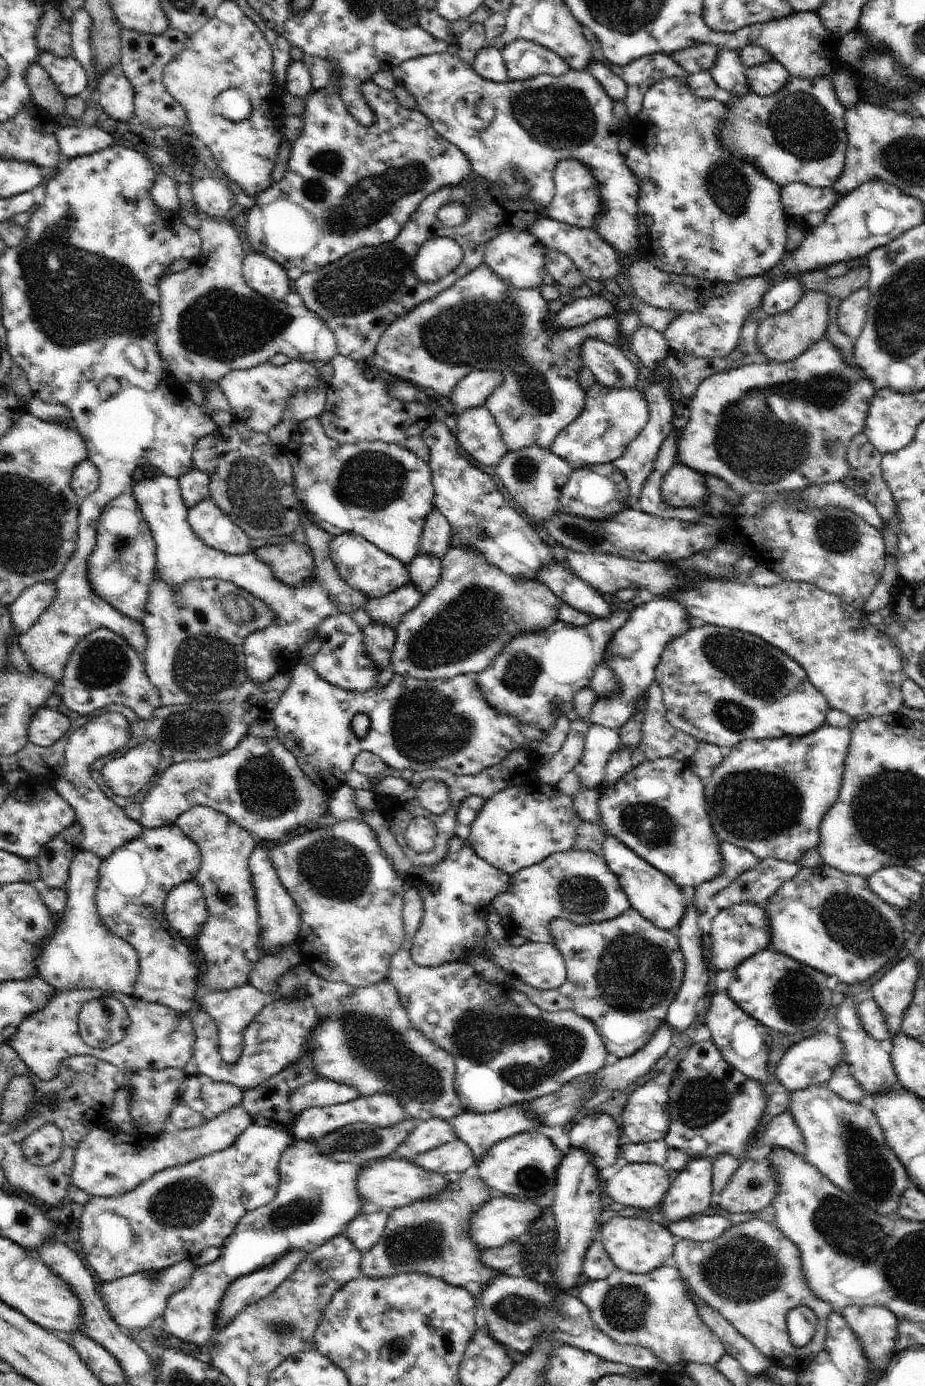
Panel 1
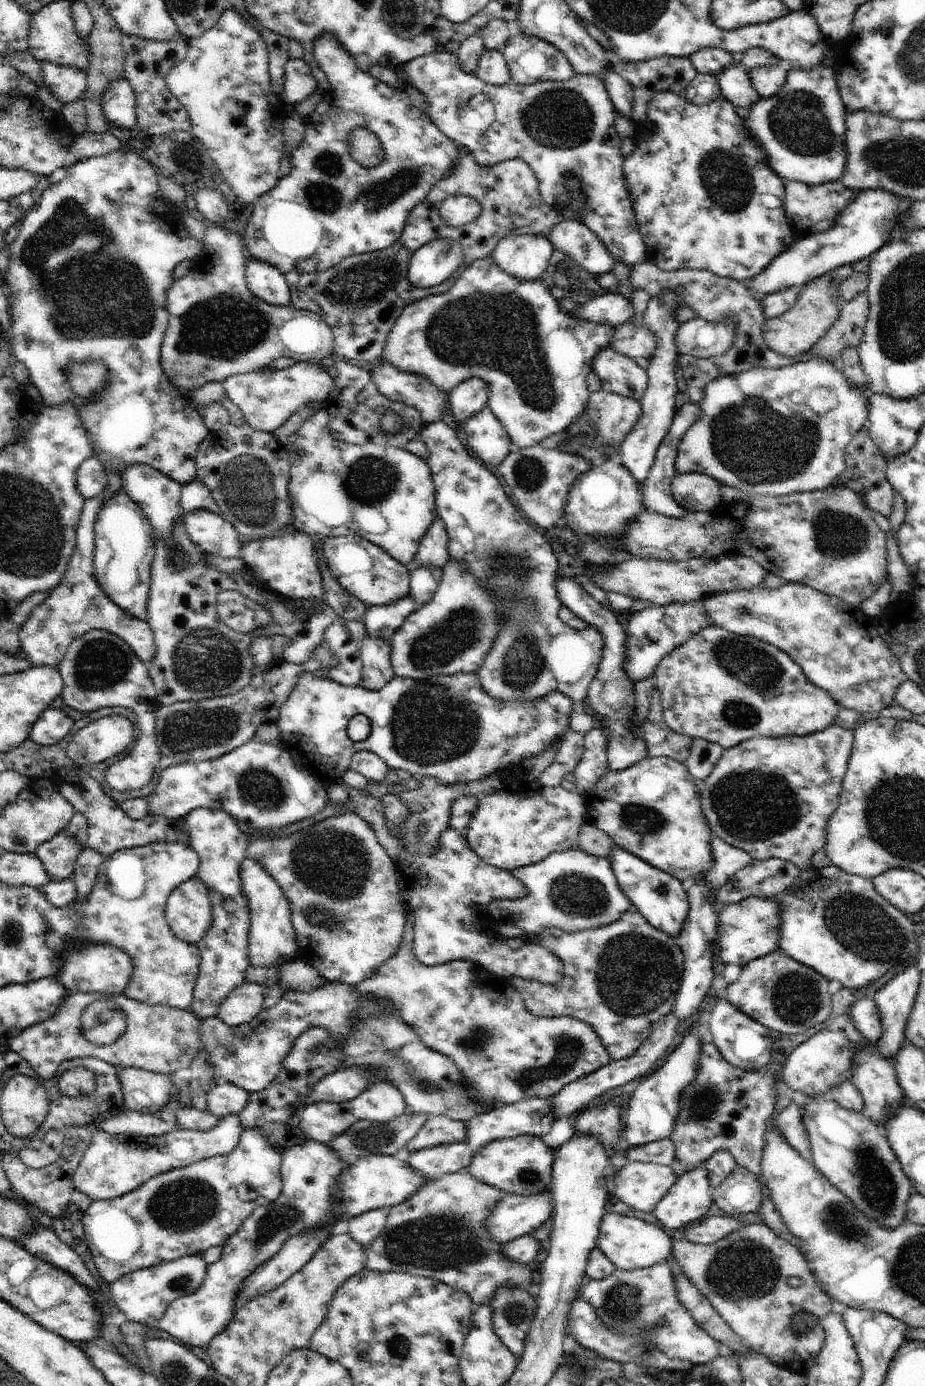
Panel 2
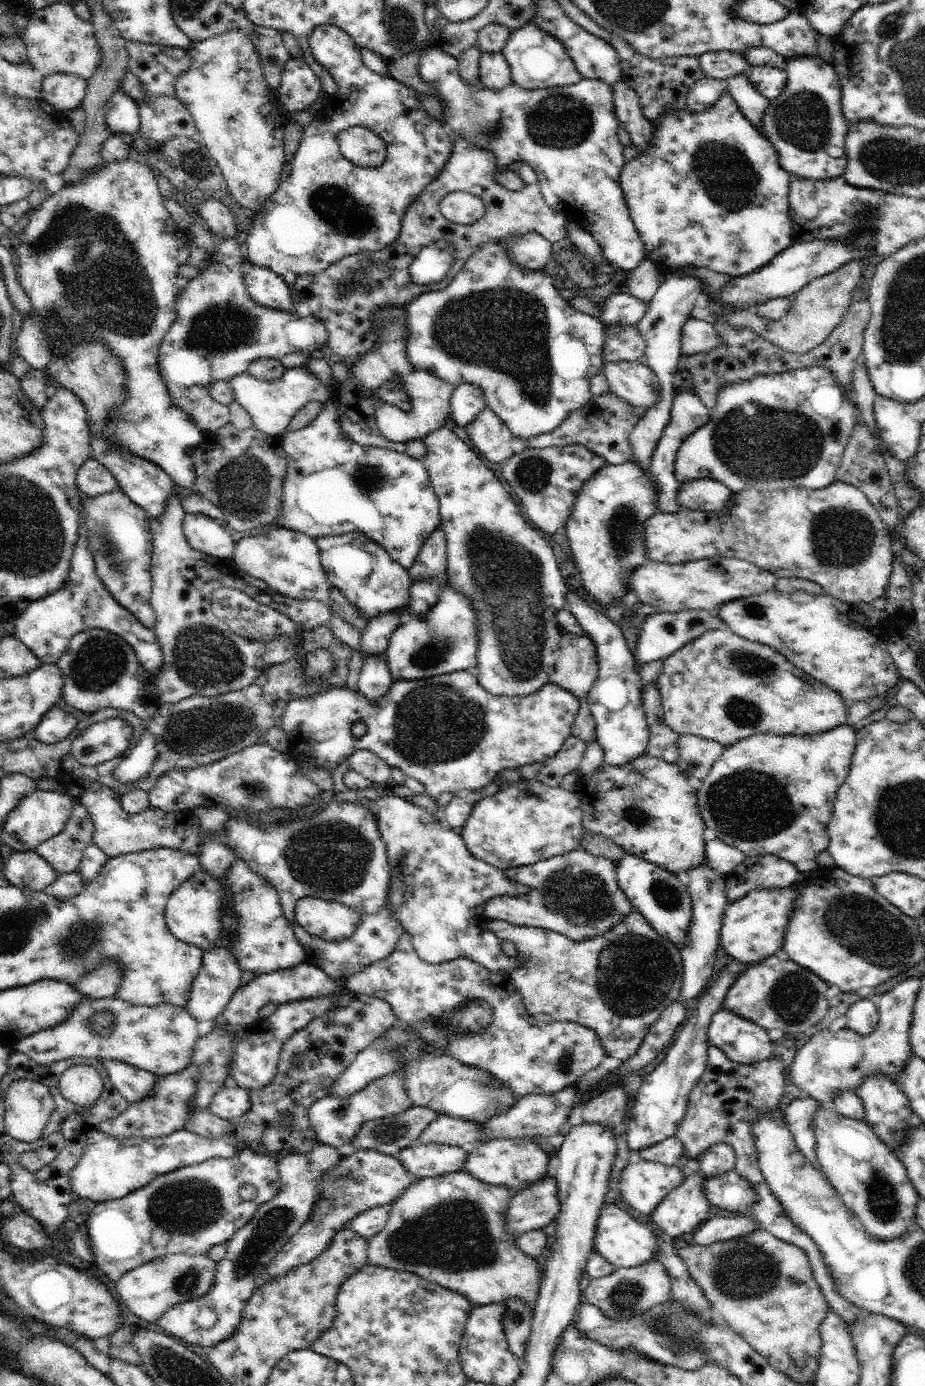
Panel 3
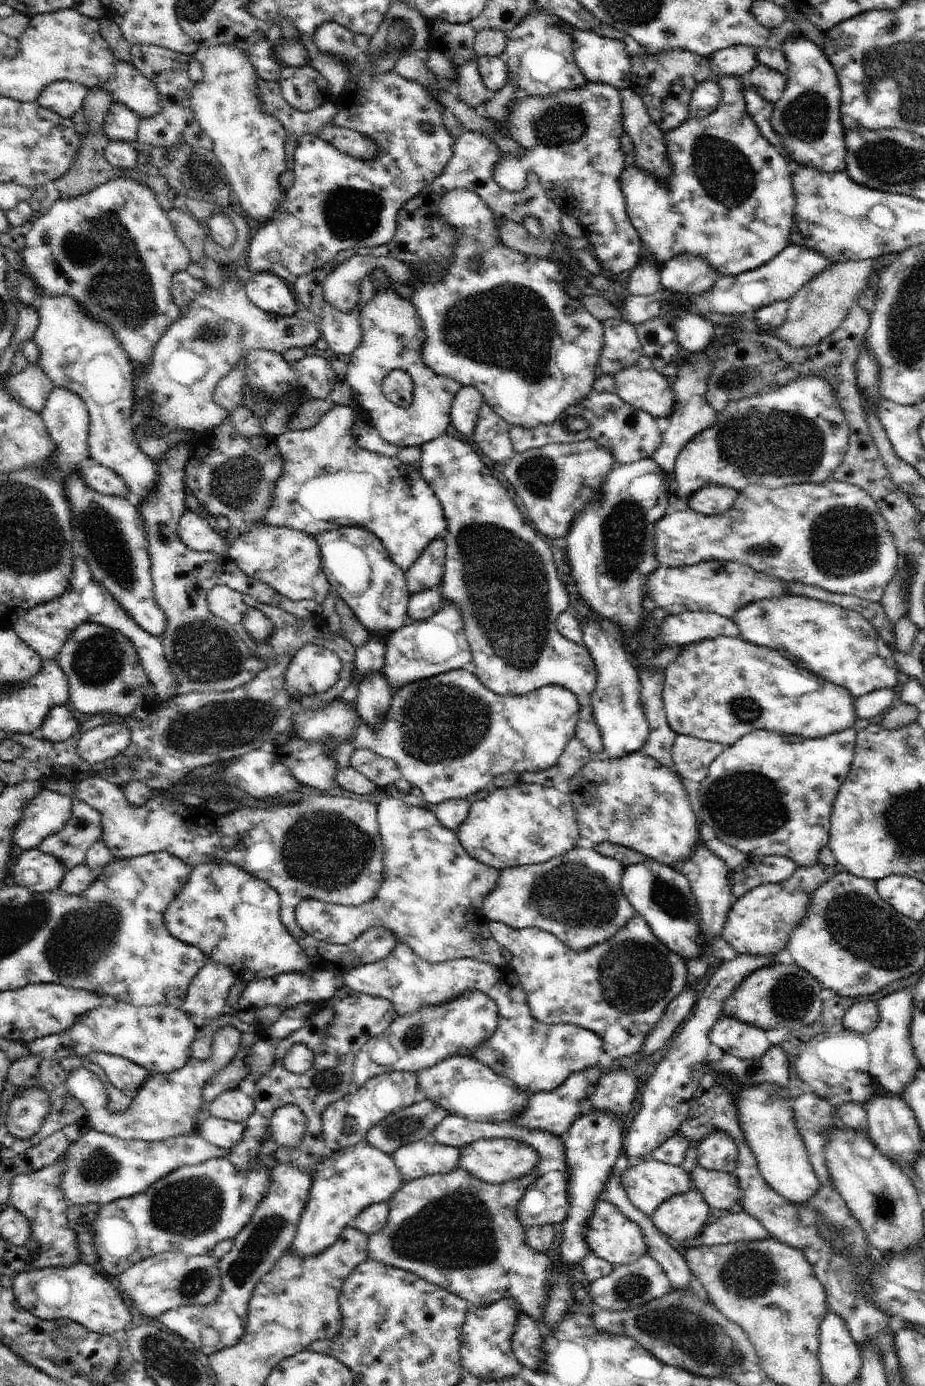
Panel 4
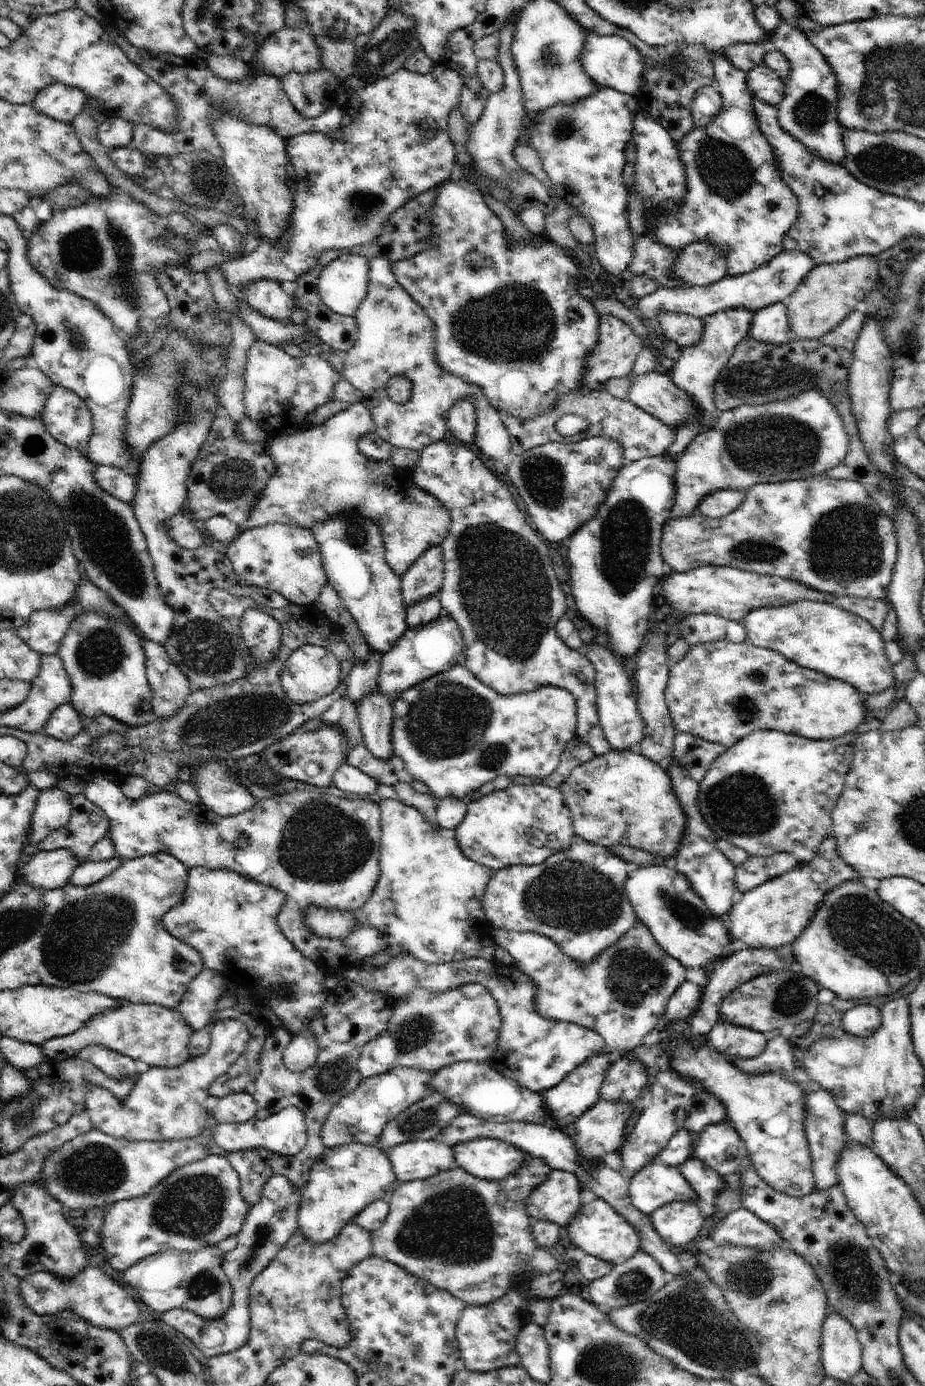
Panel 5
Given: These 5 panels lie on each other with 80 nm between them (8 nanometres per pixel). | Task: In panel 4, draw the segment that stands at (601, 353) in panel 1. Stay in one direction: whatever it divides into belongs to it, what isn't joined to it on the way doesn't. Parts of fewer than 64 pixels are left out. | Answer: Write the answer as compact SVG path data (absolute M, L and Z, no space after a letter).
M636 366L628 367L614 375L617 382L618 392L616 393L624 402L634 405L640 410L648 411L655 419L669 418L675 409L677 394L668 384L668 380L662 373L652 368L650 370L640 370Z

